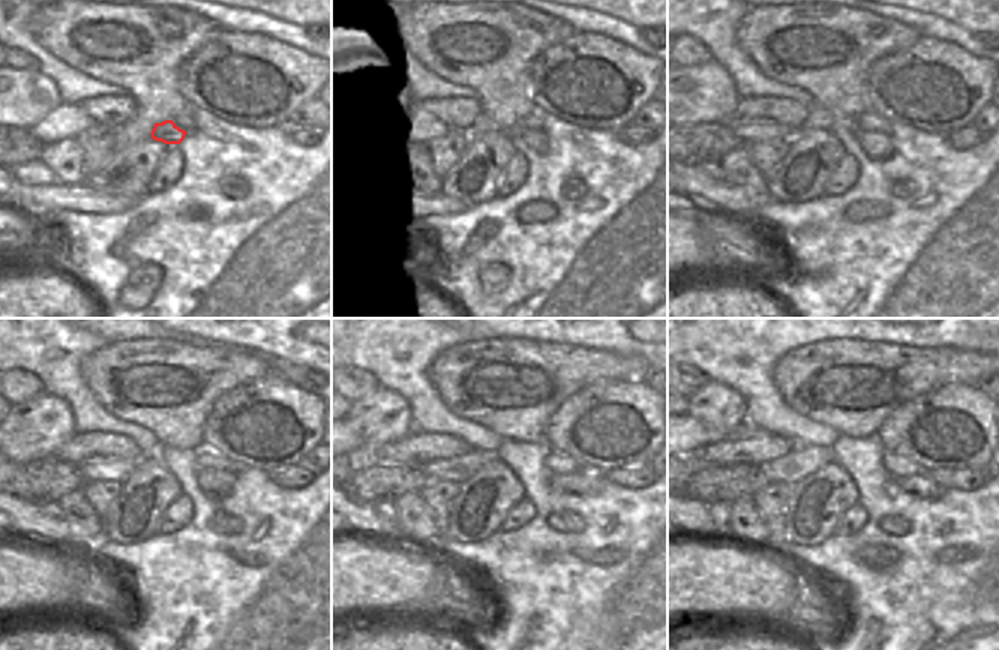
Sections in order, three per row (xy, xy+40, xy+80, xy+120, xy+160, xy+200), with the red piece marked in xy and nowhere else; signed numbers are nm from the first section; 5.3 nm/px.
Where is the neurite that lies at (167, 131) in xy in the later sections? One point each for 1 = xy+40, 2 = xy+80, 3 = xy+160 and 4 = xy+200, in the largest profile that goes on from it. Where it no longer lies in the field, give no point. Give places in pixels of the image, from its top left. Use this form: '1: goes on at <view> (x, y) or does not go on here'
1: goes on at xy+40 (534, 138)
2: goes on at xy+80 (878, 146)
3: goes on at xy+160 (588, 481)
4: goes on at xy+200 (920, 485)

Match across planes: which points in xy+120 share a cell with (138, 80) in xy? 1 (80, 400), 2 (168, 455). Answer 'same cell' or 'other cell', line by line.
1: other cell
2: other cell

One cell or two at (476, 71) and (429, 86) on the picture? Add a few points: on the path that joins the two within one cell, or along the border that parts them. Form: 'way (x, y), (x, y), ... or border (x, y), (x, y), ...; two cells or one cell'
border (411, 65), (435, 80), (467, 86), (476, 95); two cells

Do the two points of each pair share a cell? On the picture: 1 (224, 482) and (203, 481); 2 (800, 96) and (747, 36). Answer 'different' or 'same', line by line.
1: same
2: different

